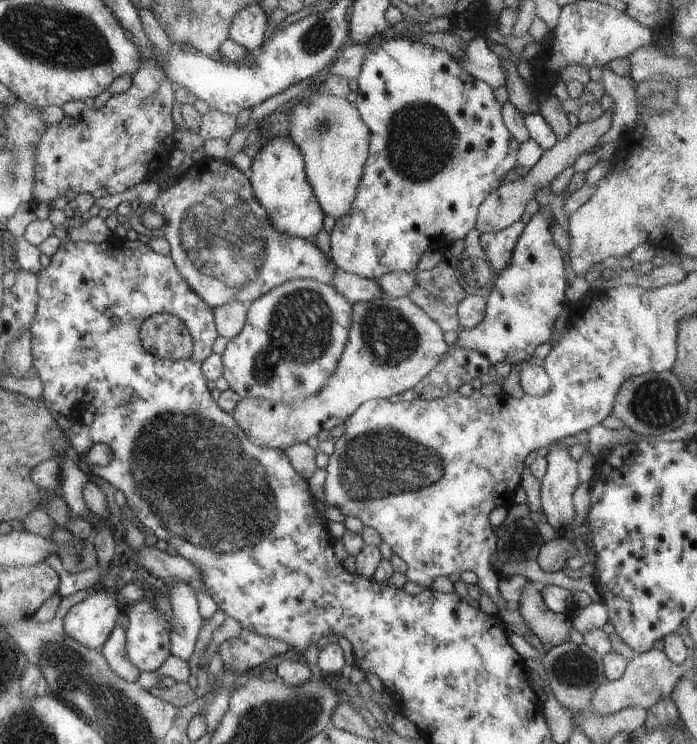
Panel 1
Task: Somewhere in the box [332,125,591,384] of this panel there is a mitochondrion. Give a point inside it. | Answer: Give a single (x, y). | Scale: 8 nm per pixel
(388, 336)

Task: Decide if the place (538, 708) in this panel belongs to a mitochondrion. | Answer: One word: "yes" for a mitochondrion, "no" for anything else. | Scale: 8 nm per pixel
no

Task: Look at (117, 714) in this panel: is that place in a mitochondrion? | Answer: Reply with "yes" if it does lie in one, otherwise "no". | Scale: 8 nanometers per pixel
yes

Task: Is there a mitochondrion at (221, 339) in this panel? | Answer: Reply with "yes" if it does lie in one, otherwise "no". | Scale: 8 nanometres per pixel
no

